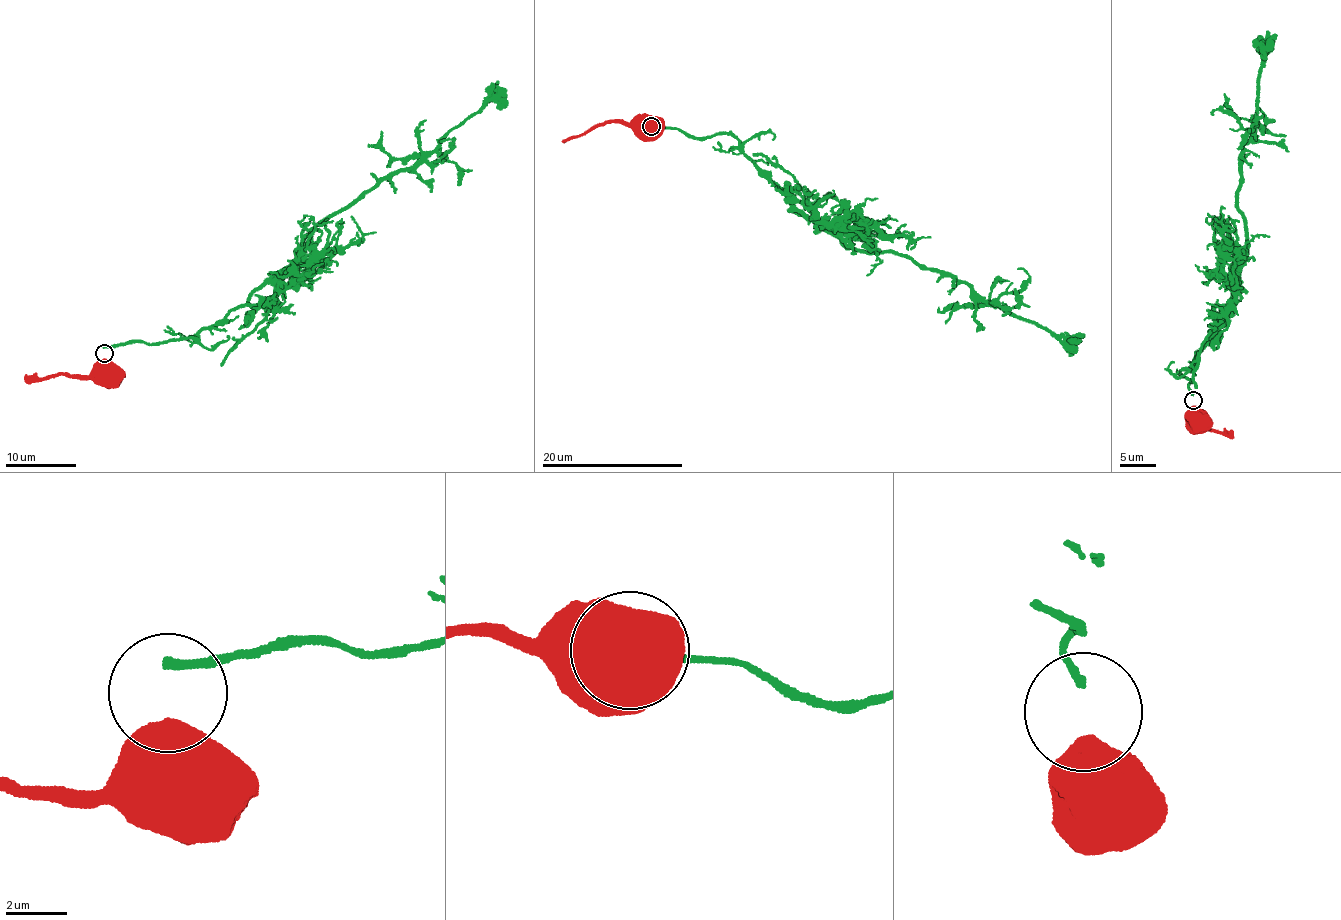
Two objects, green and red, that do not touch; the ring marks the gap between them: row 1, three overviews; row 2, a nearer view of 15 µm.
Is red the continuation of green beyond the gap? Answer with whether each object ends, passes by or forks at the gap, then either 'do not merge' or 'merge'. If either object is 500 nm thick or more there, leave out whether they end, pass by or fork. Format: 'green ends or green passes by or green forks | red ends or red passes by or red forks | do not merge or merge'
merge

